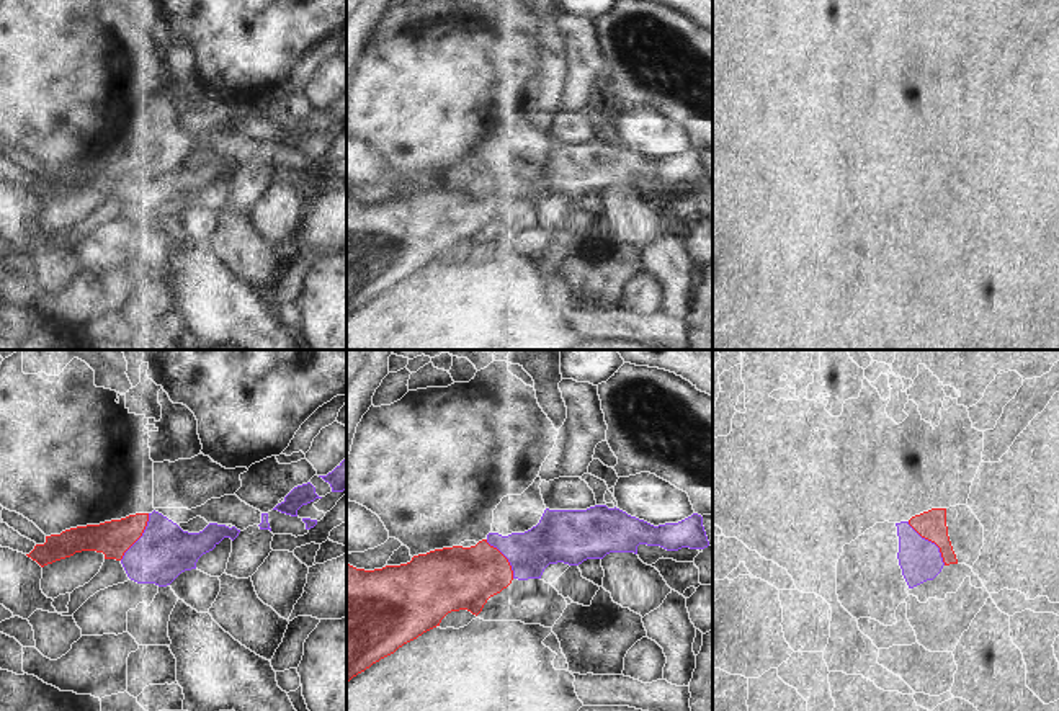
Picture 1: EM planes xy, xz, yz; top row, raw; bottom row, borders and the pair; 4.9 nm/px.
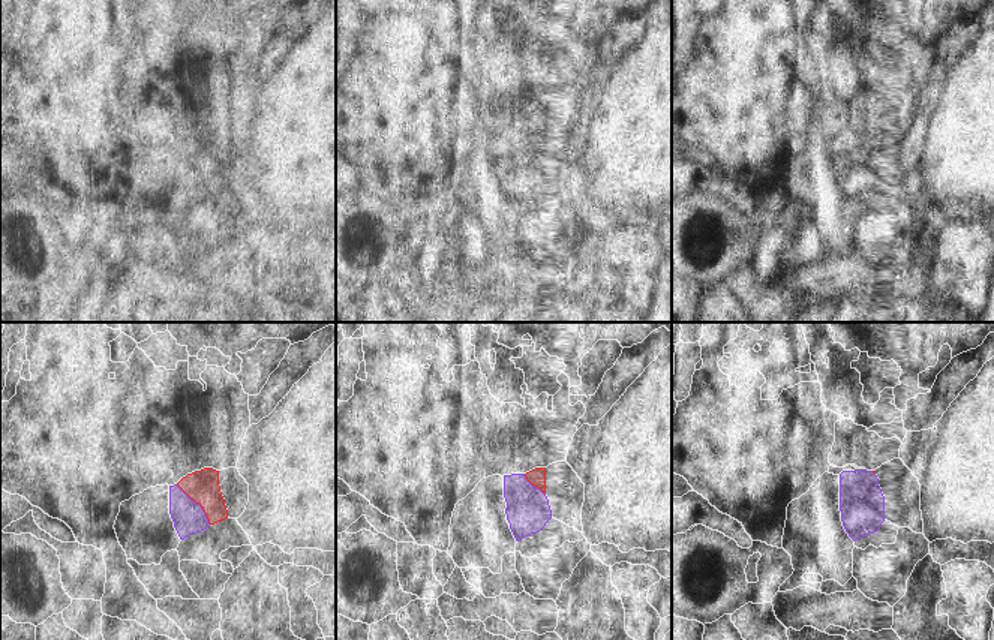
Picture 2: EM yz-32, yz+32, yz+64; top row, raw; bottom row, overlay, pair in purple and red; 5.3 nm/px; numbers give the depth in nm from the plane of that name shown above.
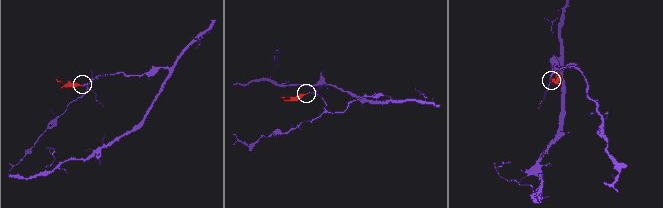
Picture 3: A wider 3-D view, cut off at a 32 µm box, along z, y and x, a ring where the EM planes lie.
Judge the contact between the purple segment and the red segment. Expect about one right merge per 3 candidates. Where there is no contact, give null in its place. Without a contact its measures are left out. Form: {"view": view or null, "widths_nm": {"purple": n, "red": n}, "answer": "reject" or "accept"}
{"view": "yz", "widths_nm": {"purple": 200, "red": 140}, "answer": "accept"}

